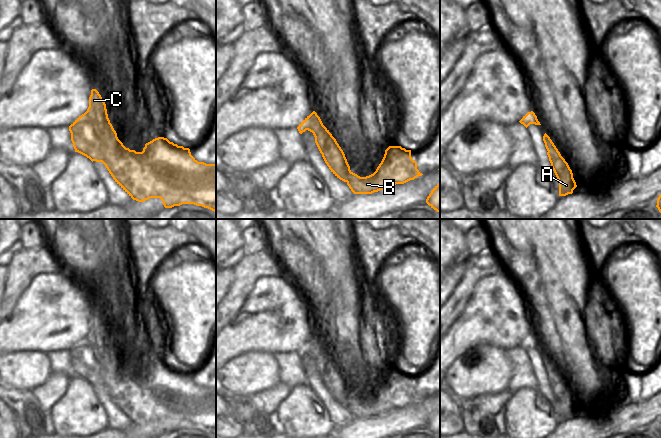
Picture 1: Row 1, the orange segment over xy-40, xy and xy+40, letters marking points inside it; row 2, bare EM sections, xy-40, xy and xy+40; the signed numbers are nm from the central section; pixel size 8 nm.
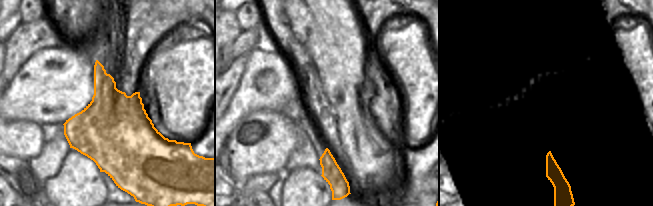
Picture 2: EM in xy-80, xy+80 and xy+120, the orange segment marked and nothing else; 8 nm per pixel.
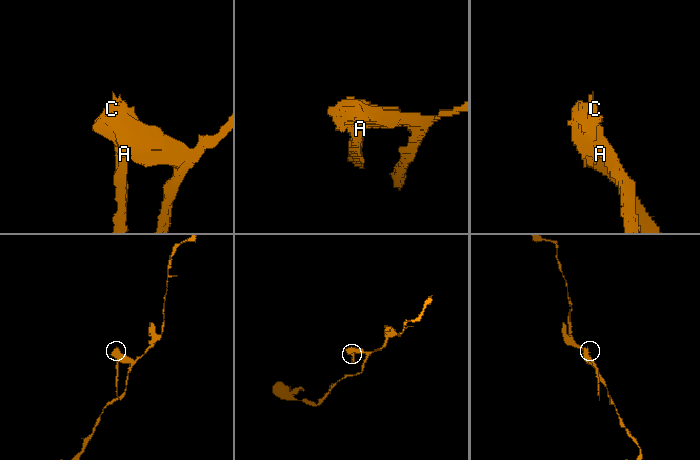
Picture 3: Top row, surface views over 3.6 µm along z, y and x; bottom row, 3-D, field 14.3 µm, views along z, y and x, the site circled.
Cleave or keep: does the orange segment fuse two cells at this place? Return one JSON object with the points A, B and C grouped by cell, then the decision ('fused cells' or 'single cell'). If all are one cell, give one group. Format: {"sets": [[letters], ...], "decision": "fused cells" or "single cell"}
{"sets": [["A"], ["B", "C"]], "decision": "fused cells"}

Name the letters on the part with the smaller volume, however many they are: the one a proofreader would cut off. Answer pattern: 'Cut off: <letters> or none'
Cut off: A

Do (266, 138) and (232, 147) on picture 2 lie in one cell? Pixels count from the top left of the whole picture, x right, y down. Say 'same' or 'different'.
same

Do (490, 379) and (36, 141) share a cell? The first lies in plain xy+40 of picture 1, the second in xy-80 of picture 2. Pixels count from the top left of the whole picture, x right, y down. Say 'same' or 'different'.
same

